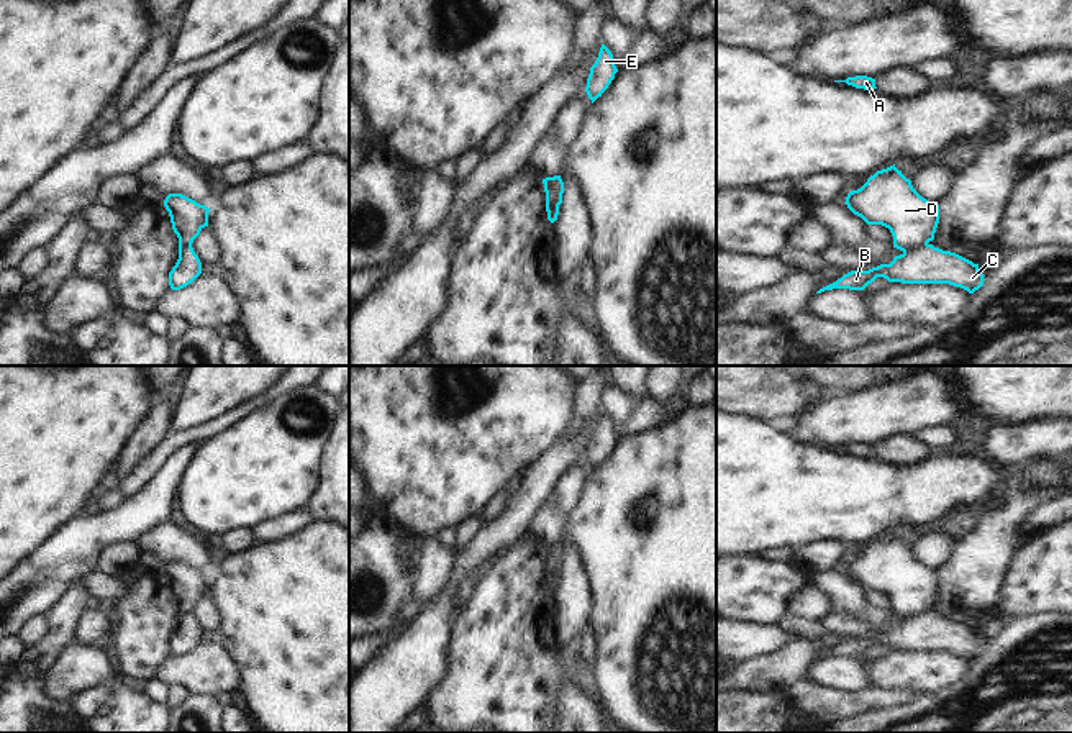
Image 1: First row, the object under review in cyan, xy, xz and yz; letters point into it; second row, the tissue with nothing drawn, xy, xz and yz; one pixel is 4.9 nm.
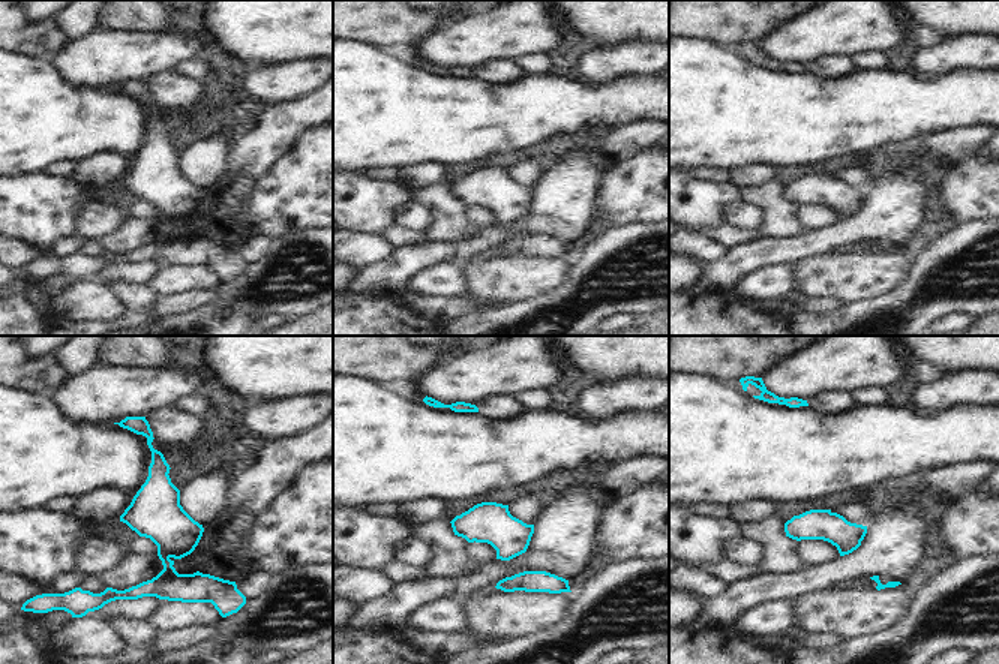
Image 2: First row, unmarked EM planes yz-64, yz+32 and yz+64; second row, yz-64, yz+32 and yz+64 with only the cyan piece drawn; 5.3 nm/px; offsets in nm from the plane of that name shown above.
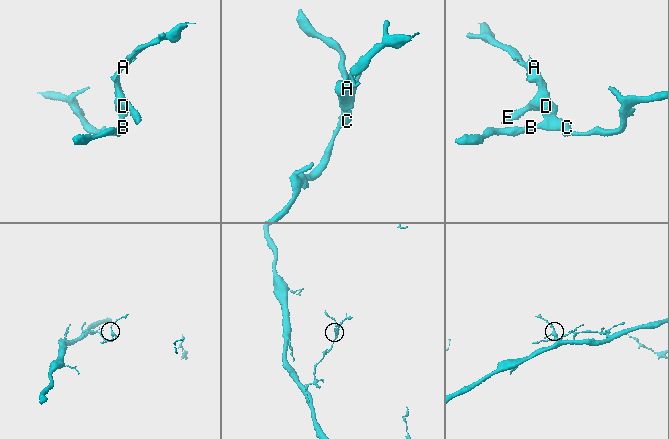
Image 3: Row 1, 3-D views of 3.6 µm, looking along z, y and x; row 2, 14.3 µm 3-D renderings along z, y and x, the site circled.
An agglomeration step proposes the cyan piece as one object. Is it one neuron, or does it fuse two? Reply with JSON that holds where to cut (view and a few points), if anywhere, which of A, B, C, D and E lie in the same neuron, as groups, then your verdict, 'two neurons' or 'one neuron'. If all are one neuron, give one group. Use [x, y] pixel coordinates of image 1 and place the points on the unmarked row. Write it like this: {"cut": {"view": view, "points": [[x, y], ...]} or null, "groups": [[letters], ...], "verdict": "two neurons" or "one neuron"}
{"cut": {"view": "yz", "points": [[926, 610], [903, 619]]}, "groups": [["A", "D", "E"], ["B", "C"]], "verdict": "two neurons"}

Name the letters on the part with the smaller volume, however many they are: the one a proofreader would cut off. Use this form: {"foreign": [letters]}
{"foreign": ["A", "D", "E"]}

